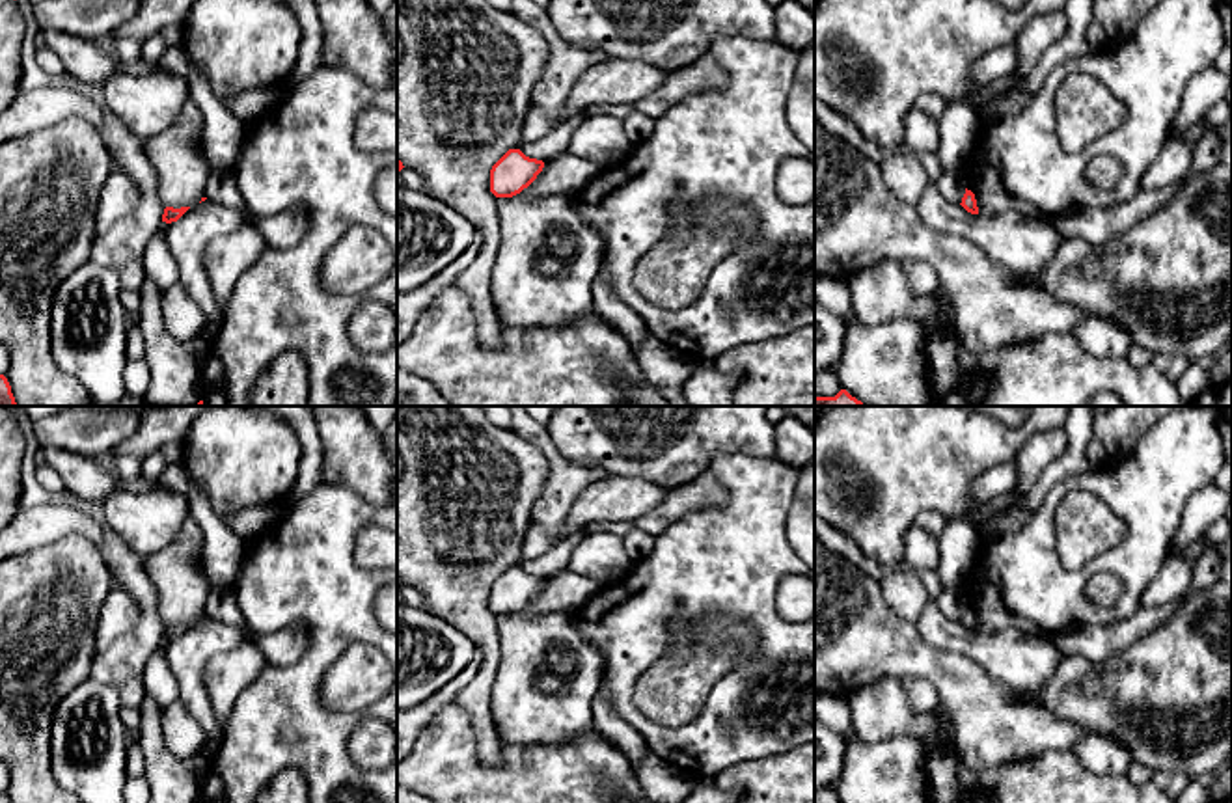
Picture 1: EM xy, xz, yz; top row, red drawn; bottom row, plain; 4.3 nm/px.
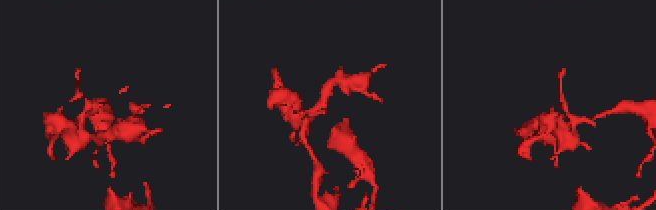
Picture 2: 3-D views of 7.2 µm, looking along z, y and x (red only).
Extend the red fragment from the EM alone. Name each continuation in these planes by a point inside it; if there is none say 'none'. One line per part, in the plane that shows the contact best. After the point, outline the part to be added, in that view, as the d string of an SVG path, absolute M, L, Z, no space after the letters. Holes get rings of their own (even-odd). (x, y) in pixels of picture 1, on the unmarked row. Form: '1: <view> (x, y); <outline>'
none

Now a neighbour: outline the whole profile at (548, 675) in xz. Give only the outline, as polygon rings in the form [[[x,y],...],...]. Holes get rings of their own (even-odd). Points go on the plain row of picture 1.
[[[574,613],[527,619],[498,615],[501,658],[490,691],[490,714],[501,742],[563,745],[595,730],[593,699],[602,682],[602,656],[580,633]]]

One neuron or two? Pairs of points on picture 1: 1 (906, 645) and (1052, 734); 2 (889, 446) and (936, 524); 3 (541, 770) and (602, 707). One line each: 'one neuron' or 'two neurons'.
1: one neuron
2: two neurons
3: two neurons

